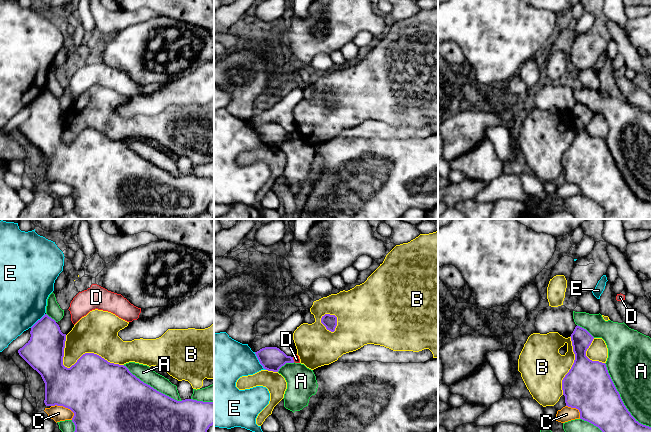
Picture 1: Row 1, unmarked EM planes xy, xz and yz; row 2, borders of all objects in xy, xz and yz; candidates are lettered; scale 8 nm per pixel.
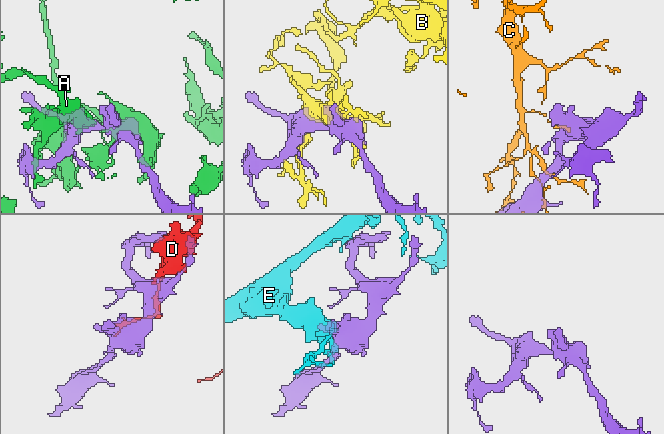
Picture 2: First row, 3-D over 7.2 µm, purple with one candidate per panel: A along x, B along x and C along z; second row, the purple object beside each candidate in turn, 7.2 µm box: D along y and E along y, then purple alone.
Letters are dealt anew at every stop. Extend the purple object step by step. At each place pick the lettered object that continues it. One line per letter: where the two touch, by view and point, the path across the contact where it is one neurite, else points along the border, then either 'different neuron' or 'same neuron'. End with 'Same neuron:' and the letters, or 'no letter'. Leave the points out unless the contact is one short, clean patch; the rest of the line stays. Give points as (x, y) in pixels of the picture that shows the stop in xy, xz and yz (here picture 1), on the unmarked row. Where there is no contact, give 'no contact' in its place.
A: meets purple in yz at (620, 174); different neuron
B: meets purple in xy at (79, 134); different neuron
C: meets purple in xy at (65, 183); different neuron
D: meets purple in xz at (292, 135); border along xz (292, 133), (294, 137); different neuron
E: meets purple in xz at (259, 137); border along xz (254, 128), (259, 139), (266, 145); different neuron
Same neuron: no letter

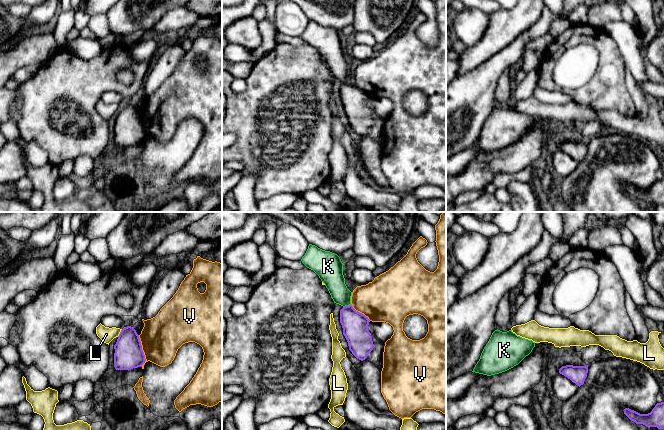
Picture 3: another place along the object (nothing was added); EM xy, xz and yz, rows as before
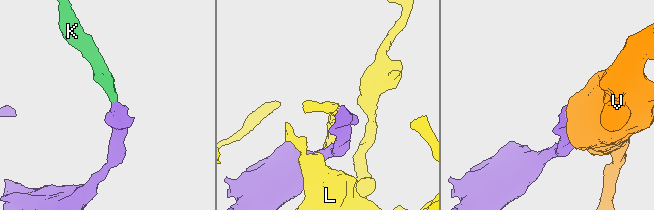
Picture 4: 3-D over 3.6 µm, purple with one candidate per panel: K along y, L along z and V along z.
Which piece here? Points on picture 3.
K: meets purple in xz at (346, 82); runs through xz (355, 100), (349, 94), (346, 82), (333, 54); same neuron
L: meets purple in xy at (120, 109); different neuron
V: meets purple in xy at (142, 127); different neuron
Same neuron: K

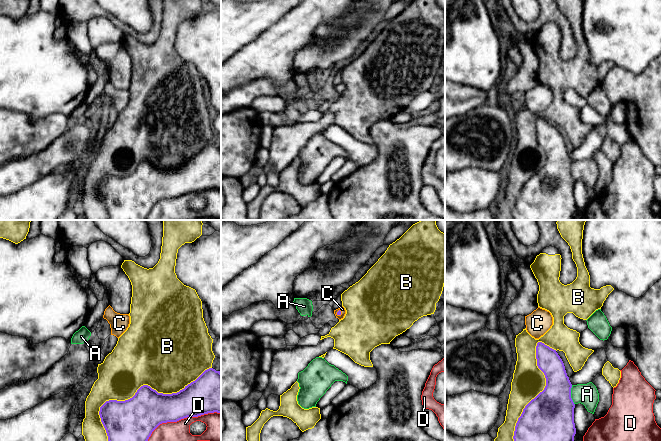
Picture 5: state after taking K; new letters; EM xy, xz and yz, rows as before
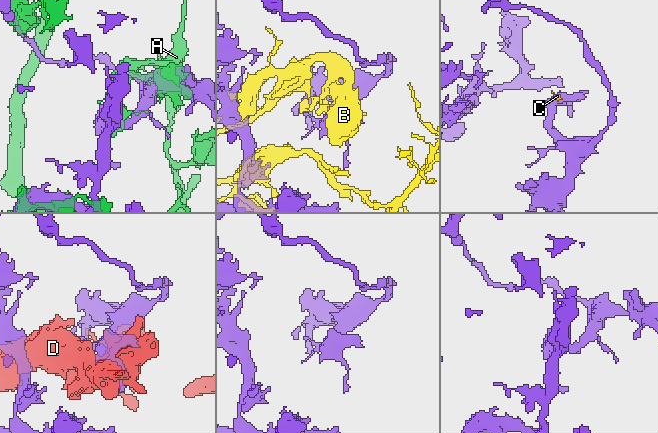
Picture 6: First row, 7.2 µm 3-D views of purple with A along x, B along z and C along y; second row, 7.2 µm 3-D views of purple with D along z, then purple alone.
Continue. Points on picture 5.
A: meets purple in yz at (570, 171); different neuron
B: meets purple in xy at (137, 166); different neuron
C: meets purple in xz at (337, 88); runs through xz (339, 88), (337, 88), (342, 85); same neuron
D: meets purple in xy at (180, 195); different neuron
Same neuron: C

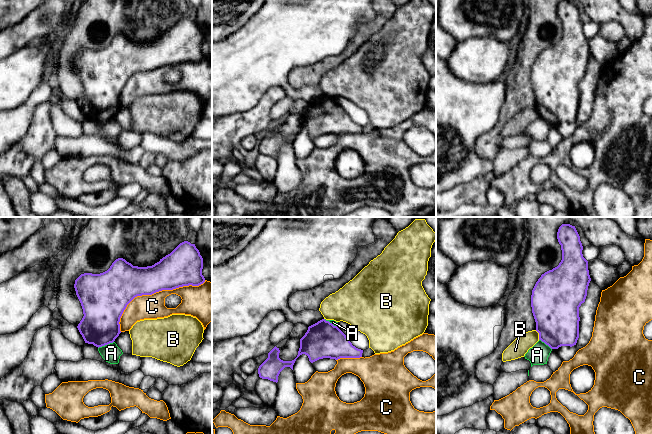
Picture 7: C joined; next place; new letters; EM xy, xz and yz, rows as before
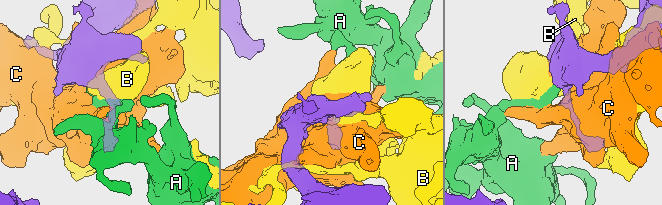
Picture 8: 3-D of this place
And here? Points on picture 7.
A: meets purple in xy at (105, 120); border along xy (113, 117), (98, 124); different neuron
B: meets purple in yz at (539, 111); different neuron
C: meets purple in xy at (153, 69); different neuron
Same neuron: no letter

